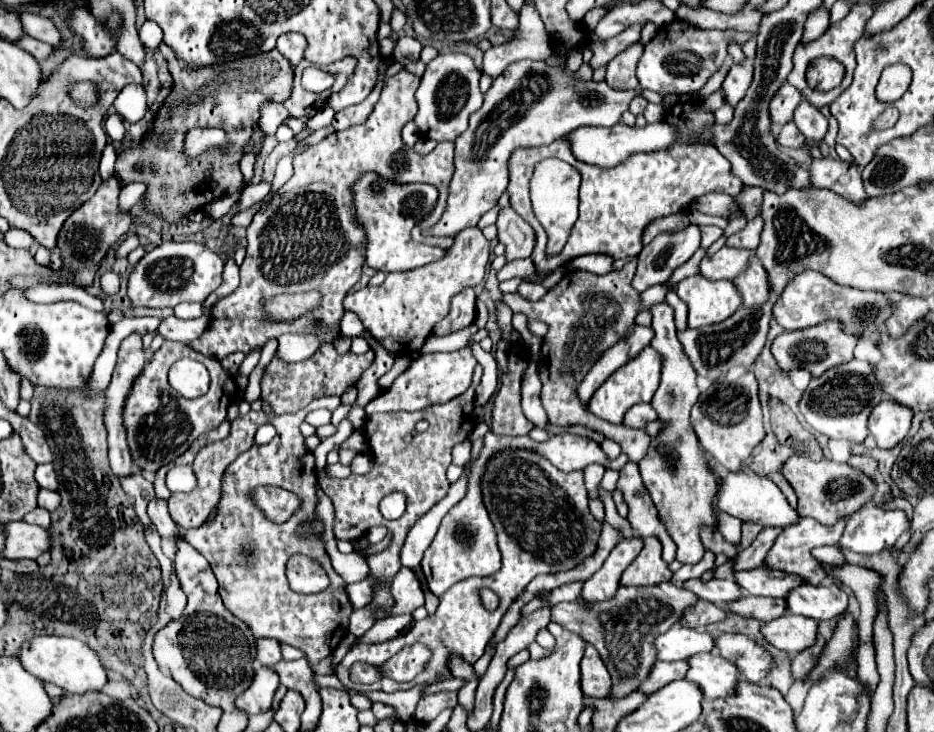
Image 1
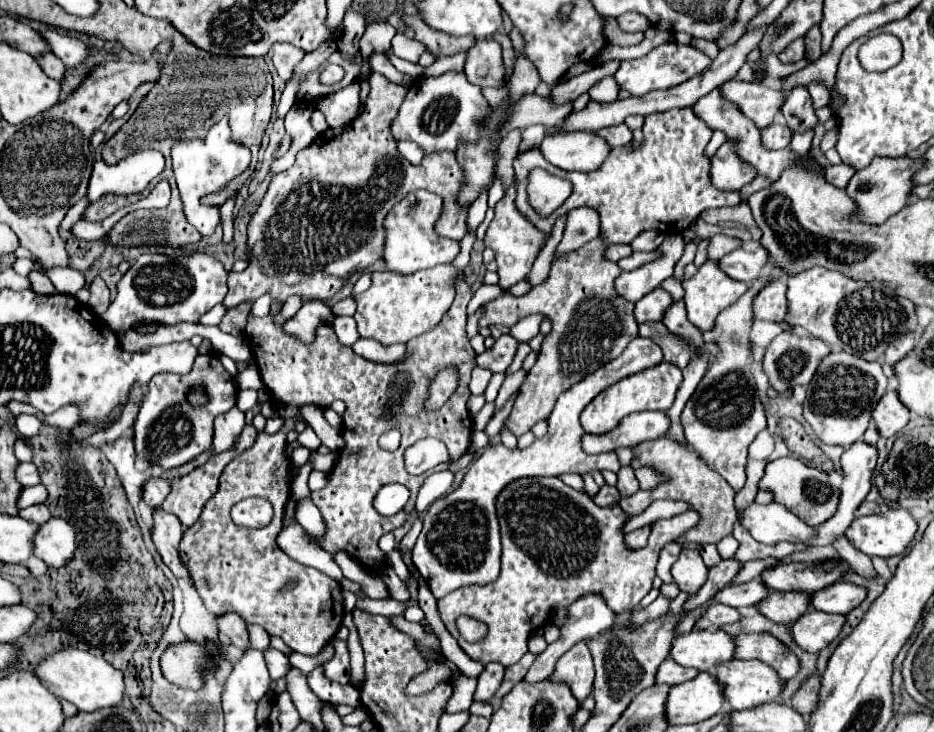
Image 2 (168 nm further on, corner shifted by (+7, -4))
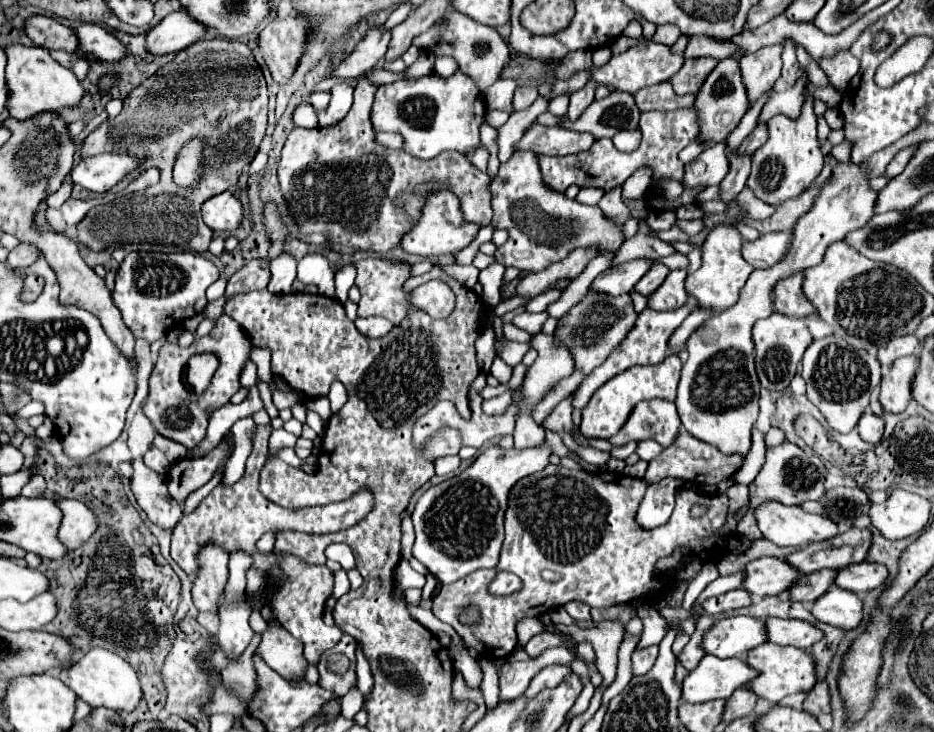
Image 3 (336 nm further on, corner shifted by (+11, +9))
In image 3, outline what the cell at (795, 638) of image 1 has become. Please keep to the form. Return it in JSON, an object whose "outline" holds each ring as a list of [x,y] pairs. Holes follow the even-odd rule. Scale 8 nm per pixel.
{"outline":[[[831,586],[829,592],[825,592],[813,604],[811,612],[815,618],[819,618],[825,624],[853,630],[863,620],[863,600],[849,590]]]}

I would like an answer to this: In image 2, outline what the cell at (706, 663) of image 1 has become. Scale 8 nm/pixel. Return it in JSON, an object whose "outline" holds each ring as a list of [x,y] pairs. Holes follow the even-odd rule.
{"outline":[[[733,659],[715,665],[709,673],[723,685],[725,703],[735,711],[777,701],[783,689],[783,679],[779,679],[769,665],[757,659]]]}

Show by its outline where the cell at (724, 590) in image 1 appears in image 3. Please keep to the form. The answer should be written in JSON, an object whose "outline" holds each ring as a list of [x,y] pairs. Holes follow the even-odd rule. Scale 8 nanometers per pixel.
{"outline":[[[761,556],[751,560],[745,568],[745,590],[757,596],[779,596],[803,578],[803,572],[793,568],[785,558],[775,556]]]}

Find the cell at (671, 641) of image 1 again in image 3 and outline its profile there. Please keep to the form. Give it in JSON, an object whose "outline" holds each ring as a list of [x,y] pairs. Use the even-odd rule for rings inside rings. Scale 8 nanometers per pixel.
{"outline":[[[751,616],[721,618],[705,636],[705,652],[717,658],[747,656],[749,650],[767,642],[765,622]]]}

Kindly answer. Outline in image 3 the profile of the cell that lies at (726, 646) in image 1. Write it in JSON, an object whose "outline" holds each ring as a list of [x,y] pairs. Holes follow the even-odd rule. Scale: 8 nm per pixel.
{"outline":[[[767,618],[765,622],[769,628],[769,642],[781,644],[781,646],[797,646],[807,650],[825,636],[821,628],[813,626],[807,620]]]}

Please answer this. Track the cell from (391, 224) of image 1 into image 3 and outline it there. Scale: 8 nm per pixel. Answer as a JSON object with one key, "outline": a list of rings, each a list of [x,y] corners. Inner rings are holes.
{"outline":[[[433,192],[427,198],[421,222],[417,222],[417,226],[409,234],[405,234],[401,248],[409,254],[419,254],[419,256],[455,254],[473,242],[479,228],[481,228],[479,224],[465,222],[461,206],[459,206],[459,198],[453,192]]]}

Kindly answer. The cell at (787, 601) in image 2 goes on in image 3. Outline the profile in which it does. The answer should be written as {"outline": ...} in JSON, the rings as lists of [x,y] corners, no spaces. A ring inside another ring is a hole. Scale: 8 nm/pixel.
{"outline":[[[817,570],[813,574],[807,574],[805,578],[801,578],[801,582],[797,582],[797,586],[793,586],[791,592],[791,600],[795,602],[815,602],[821,594],[825,594],[833,582],[835,582],[837,570]]]}

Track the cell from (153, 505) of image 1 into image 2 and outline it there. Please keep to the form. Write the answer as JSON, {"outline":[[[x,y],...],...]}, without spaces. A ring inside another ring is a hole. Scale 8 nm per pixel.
{"outline":[[[151,477],[145,483],[145,489],[143,489],[143,501],[151,509],[157,509],[157,507],[161,507],[161,503],[163,503],[167,493],[169,493],[169,481],[159,479],[159,477]]]}

